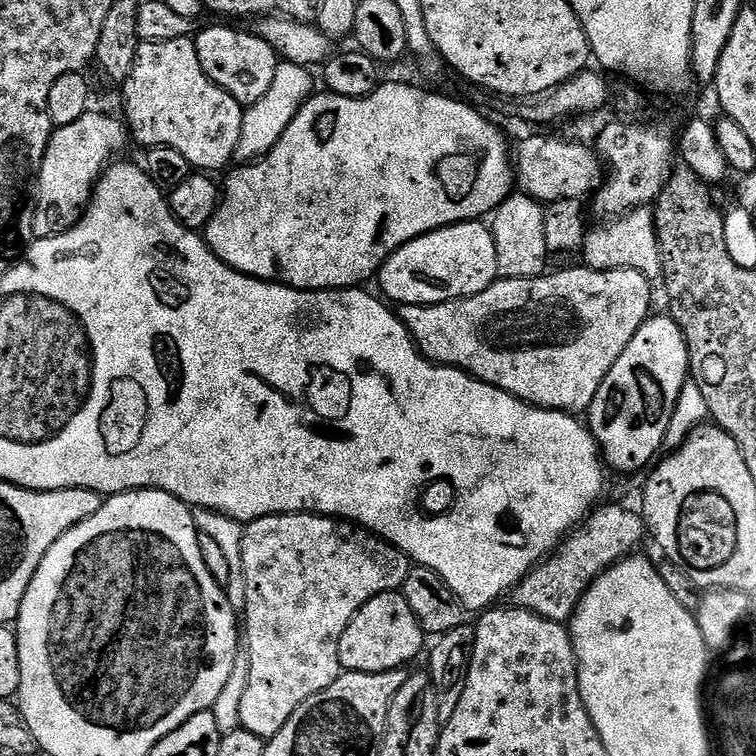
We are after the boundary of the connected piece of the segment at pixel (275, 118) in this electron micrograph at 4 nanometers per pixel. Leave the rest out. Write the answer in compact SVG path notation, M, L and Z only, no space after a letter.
M277 63L274 70L274 82L270 82L270 90L258 98L258 102L247 105L242 118L242 134L238 138L238 146L234 157L237 165L253 163L268 155L268 151L286 134L286 126L294 122L298 110L314 95L312 76L302 64Z

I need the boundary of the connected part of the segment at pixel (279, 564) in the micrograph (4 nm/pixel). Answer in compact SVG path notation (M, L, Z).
M288 512L284 516L258 518L245 527L242 538L242 566L246 578L246 606L242 613L242 636L246 641L250 678L246 678L246 695L242 697L240 727L250 730L250 734L258 734L267 742L272 739L274 734L278 734L278 730L282 730L282 726L286 726L286 722L290 722L290 714L294 714L294 710L298 710L298 706L302 706L302 702L306 702L306 698L326 690L326 686L330 686L340 677L342 669L338 646L342 642L342 634L346 634L346 626L350 626L354 614L358 614L358 610L362 610L362 606L366 602L370 602L370 598L383 592L403 589L408 577L410 561L406 554L402 554L402 550L381 540L379 536L375 536L367 528L361 528L358 524L310 512Z

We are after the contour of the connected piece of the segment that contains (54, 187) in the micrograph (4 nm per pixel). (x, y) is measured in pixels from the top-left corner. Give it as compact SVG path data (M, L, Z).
M96 111L82 114L82 118L78 118L78 122L70 122L70 126L56 128L46 146L46 158L42 158L32 209L32 236L37 240L59 236L79 222L92 201L96 183L115 157L112 155L130 144L130 132L123 119L115 120Z

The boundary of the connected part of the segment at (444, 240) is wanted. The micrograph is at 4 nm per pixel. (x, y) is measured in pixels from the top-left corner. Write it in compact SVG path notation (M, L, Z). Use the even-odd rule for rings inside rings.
M466 220L463 224L452 224L449 228L435 228L424 236L414 238L408 244L402 245L394 254L390 254L390 258L378 273L381 288L379 291L389 301L397 300L397 305L400 306L441 304L447 300L460 300L464 296L482 294L496 279L498 279L498 250L494 246L492 229L487 223L474 220Z

